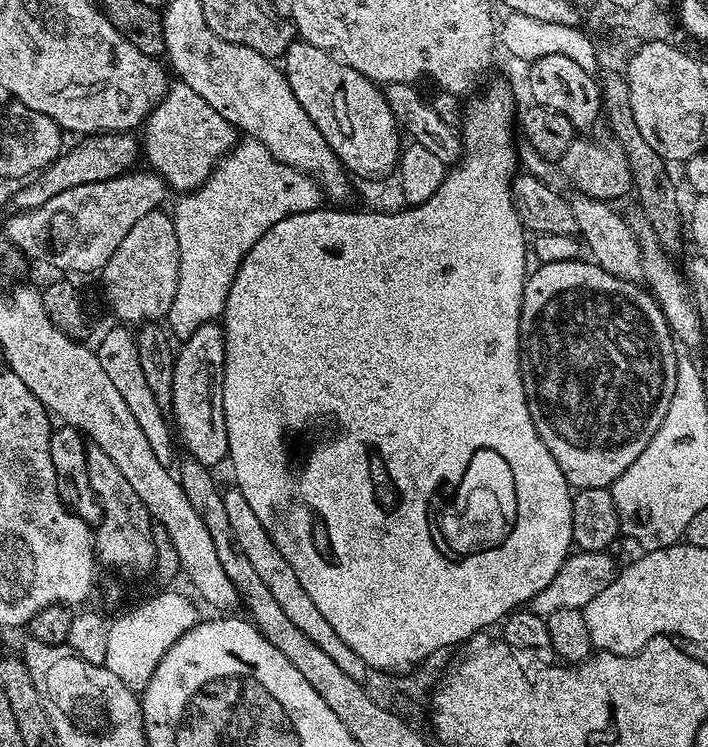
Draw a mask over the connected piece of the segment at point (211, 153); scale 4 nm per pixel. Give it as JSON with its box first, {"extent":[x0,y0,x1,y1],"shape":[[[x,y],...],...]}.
{"extent":[142,82,238,194],"shape":[[[183,82],[169,83],[168,93],[144,121],[143,132],[142,156],[148,159],[147,167],[160,176],[169,189],[176,191],[177,188],[180,194],[201,188],[217,164],[238,143],[238,129]]]}

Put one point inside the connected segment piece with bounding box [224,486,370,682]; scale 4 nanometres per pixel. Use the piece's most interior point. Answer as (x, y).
(255, 540)

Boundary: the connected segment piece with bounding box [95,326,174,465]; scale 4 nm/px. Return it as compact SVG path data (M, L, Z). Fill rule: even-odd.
M116 327L120 328L110 329L101 338L100 348L95 349L96 357L102 362L102 370L106 370L106 375L110 377L110 382L114 382L118 394L122 394L122 399L126 402L126 406L130 406L130 414L134 414L134 419L138 422L138 426L142 426L142 434L146 434L150 447L154 449L154 458L158 458L158 462L171 465L173 463L173 429L166 419L166 413L158 406L158 402L154 402L154 394L150 392L150 386L146 384L146 378L142 376L142 365L138 362L138 350L136 349L133 333L127 327Z

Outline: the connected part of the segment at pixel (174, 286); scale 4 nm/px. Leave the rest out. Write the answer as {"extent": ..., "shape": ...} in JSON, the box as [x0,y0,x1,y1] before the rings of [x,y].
{"extent":[102,210,179,326],"shape":[[[157,210],[146,214],[146,218],[138,218],[102,270],[104,292],[113,314],[120,319],[117,321],[128,326],[163,321],[178,290],[179,269],[178,234],[174,234],[171,215]]]}

